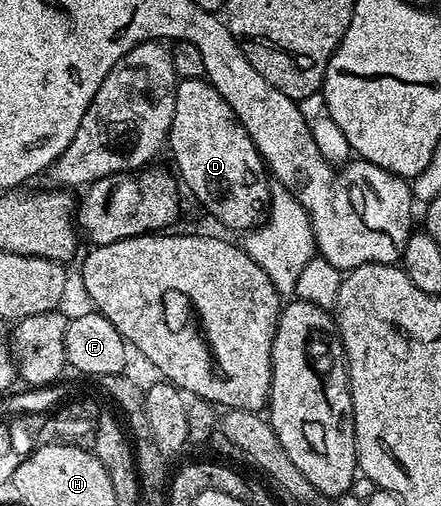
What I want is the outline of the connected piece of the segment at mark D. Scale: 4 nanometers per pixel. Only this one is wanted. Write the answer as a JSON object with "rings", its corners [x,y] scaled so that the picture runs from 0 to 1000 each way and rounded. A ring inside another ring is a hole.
{"rings":[[[467,152],[417,154],[397,164],[397,211],[383,275],[383,298],[408,362],[499,439],[524,455],[558,458],[599,437],[615,397],[617,362],[596,312],[583,300],[565,261],[533,235],[528,213],[483,174]]]}

